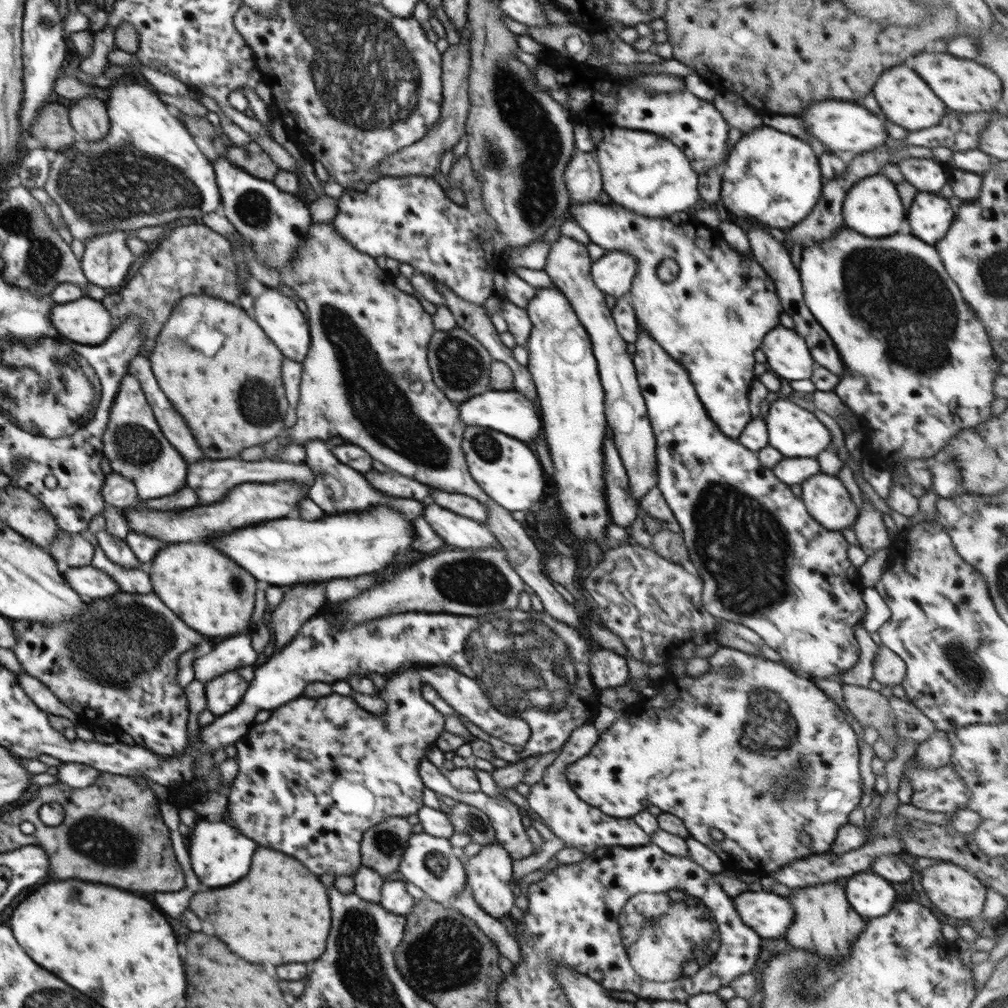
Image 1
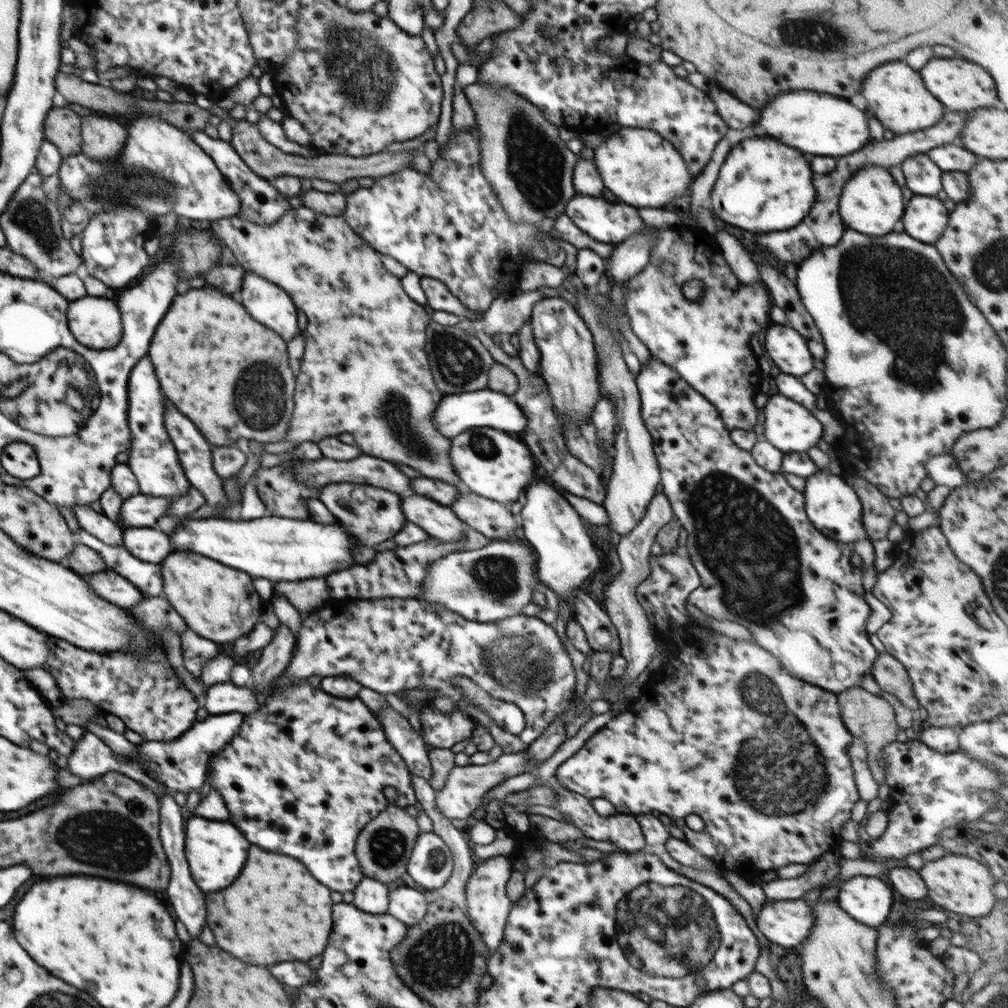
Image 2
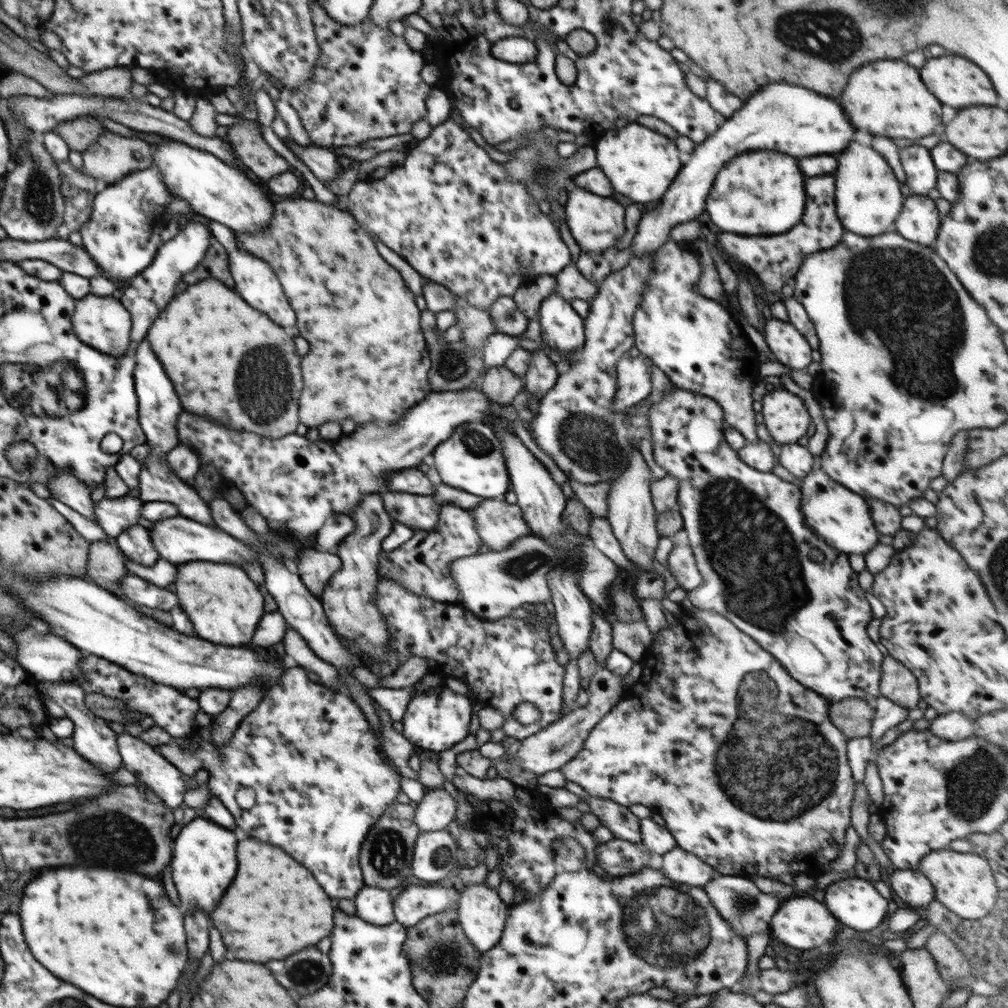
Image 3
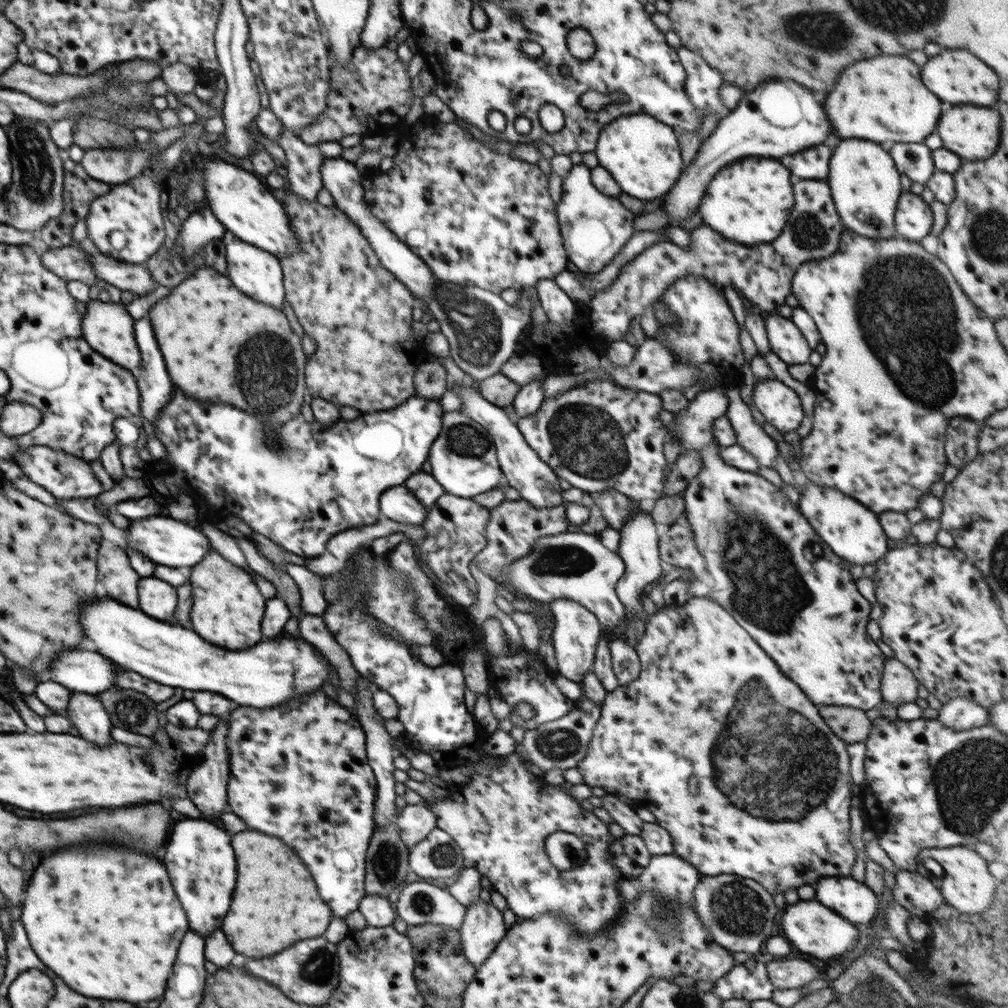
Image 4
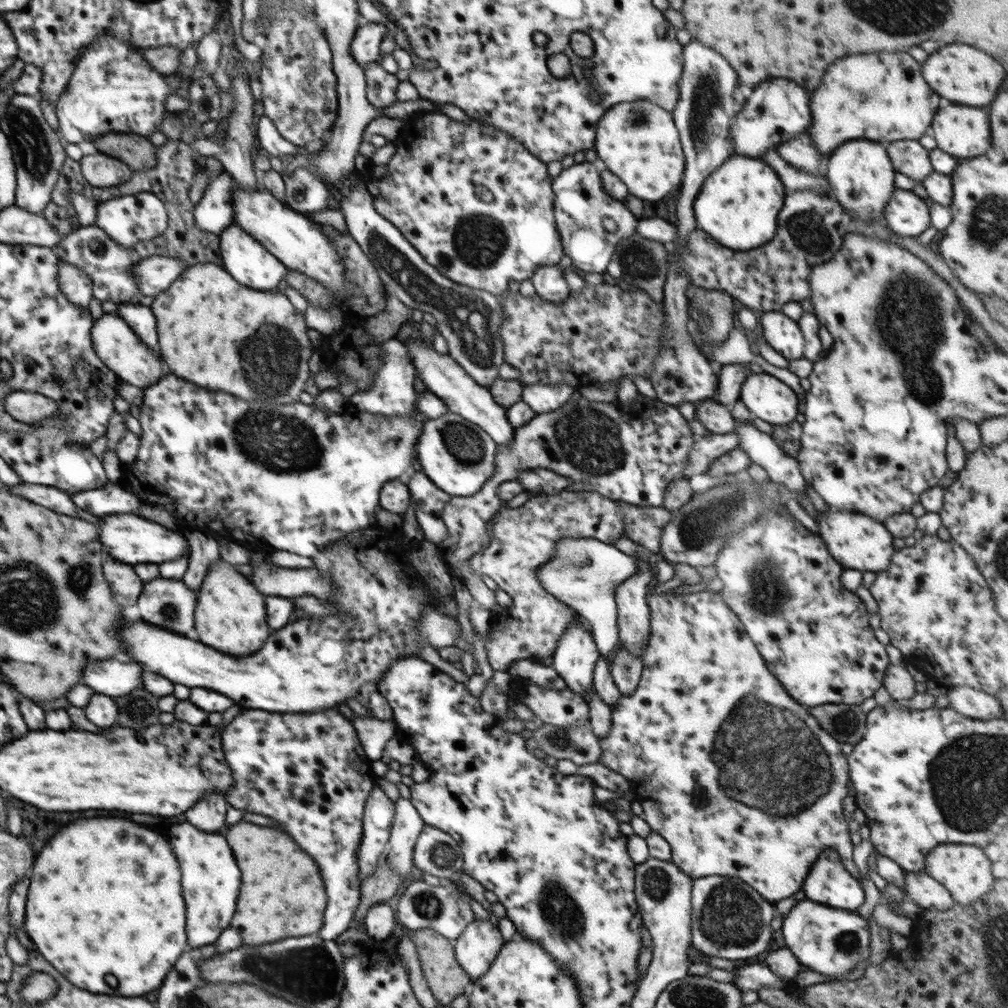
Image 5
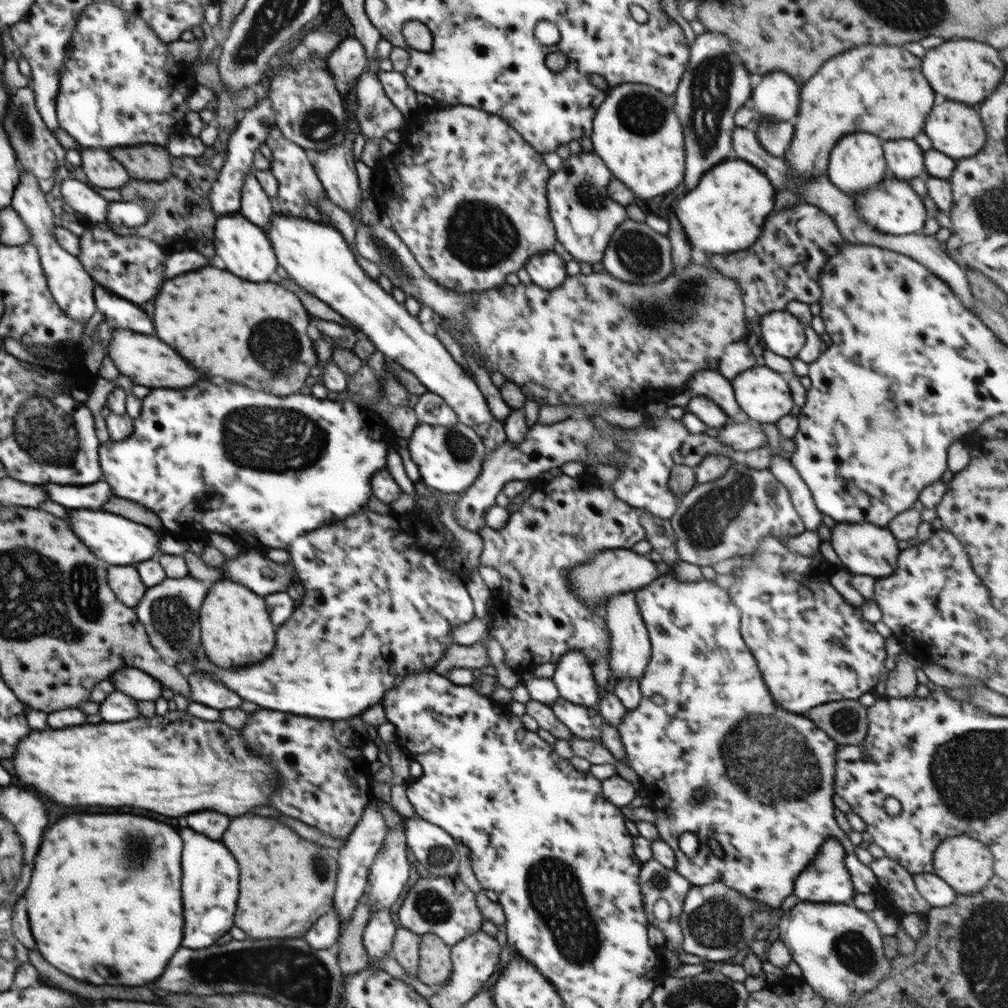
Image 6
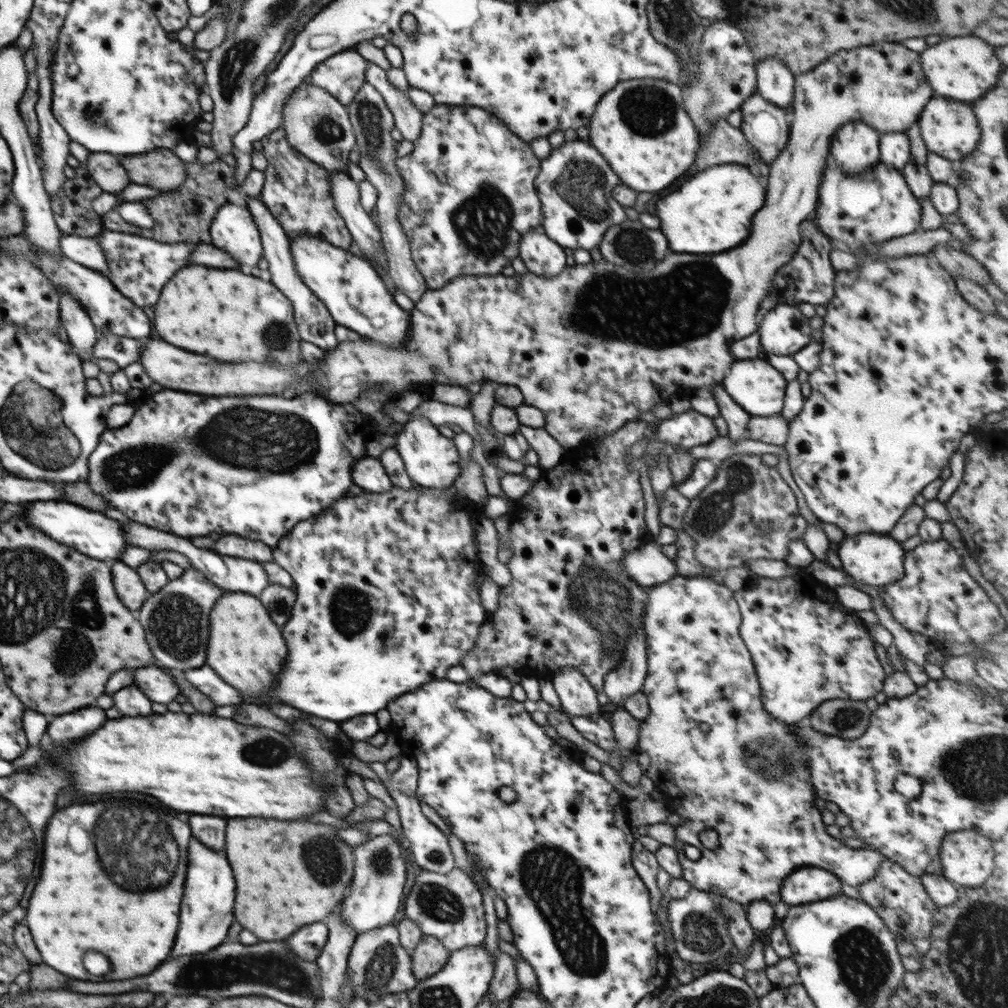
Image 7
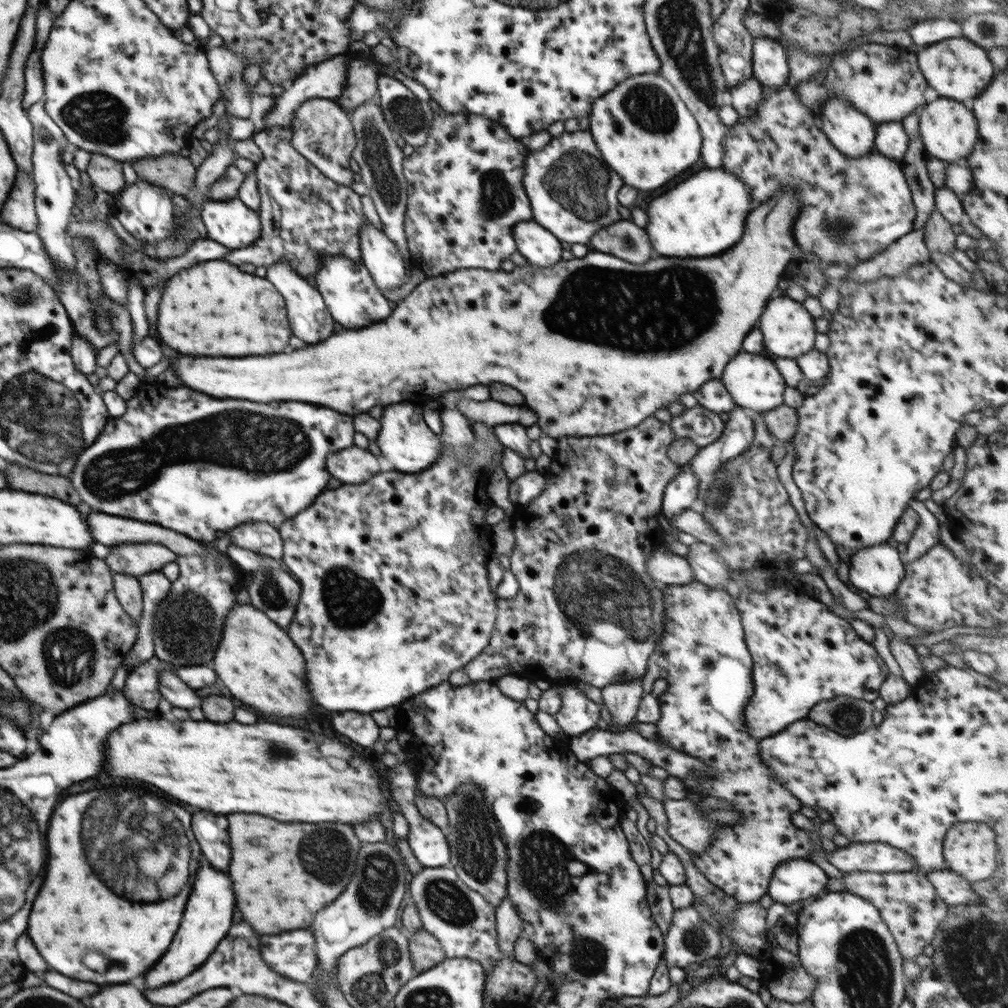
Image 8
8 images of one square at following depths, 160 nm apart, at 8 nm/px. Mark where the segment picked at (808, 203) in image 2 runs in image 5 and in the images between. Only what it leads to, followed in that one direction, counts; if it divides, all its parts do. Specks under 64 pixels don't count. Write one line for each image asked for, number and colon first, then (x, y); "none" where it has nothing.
3: (762, 192)
4: (749, 201)
5: (738, 205)

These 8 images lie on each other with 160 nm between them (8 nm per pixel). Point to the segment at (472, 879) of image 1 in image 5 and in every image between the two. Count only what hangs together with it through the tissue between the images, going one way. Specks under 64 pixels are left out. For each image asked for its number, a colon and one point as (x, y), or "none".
2: (488, 906)
3: (482, 914)
4: (482, 928)
5: (475, 949)

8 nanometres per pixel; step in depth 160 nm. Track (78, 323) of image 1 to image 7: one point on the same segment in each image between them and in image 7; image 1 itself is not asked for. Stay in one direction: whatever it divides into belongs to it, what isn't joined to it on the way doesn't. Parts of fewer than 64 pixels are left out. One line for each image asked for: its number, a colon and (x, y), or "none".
2: (95, 322)
3: (103, 323)
4: (107, 327)
5: (116, 344)
6: (149, 362)
7: (588, 347)

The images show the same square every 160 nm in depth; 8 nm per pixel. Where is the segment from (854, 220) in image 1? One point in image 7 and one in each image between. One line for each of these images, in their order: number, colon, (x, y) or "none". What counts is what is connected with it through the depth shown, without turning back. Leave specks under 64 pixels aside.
2: (872, 201)
3: (868, 201)
4: (866, 186)
5: (860, 173)
6: (857, 163)
7: (854, 148)

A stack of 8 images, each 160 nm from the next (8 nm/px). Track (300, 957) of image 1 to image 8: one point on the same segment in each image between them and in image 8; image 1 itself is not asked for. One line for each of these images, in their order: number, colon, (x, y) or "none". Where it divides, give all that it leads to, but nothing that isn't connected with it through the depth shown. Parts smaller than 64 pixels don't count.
2: (275, 911)
3: (274, 908)
4: (275, 904)
5: (276, 875)
6: (286, 884)
7: (288, 874)
8: (283, 874)

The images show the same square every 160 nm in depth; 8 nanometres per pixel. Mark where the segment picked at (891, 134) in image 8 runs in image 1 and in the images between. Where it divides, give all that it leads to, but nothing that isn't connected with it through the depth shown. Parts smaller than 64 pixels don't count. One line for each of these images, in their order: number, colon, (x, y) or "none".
1: (926, 174)
2: (922, 176)
3: (921, 173)
4: (915, 161)
5: (909, 157)
6: (904, 157)
7: (894, 148)

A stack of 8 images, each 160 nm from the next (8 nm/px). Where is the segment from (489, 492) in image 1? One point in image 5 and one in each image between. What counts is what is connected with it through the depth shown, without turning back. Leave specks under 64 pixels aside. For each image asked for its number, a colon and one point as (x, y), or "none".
2: (490, 463)
3: (472, 459)
4: (463, 459)
5: (458, 456)

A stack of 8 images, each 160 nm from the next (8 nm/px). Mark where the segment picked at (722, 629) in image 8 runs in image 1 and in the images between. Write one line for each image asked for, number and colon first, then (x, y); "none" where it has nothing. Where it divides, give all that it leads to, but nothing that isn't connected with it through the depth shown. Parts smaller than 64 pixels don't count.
1: (681, 750)
2: (676, 749)
3: (657, 747)
4: (653, 742)
5: (702, 672)
6: (715, 755)
7: (720, 760)

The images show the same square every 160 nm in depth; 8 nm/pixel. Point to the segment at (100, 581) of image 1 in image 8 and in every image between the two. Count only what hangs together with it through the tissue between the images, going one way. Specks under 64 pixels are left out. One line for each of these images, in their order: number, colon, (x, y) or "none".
2: (108, 585)
3: (136, 589)
4: (157, 599)
5: (169, 604)
6: (169, 611)
7: (176, 619)
8: (188, 623)

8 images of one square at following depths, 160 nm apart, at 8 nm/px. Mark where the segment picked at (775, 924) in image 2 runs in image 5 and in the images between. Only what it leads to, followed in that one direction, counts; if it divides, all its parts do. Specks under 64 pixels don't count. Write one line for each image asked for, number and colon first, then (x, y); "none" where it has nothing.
3: (801, 923)
4: (810, 927)
5: (831, 941)

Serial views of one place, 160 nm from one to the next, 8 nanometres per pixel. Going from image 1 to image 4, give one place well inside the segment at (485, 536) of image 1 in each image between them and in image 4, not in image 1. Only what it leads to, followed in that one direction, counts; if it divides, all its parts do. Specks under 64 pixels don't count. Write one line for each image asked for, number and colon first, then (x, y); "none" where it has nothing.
2: (439, 521)
3: (419, 513)
4: (398, 504)

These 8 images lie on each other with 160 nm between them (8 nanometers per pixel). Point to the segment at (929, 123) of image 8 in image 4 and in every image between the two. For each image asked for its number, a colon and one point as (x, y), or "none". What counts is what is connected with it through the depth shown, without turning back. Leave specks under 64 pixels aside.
4: (973, 133)
5: (964, 132)
6: (955, 129)
7: (949, 128)

